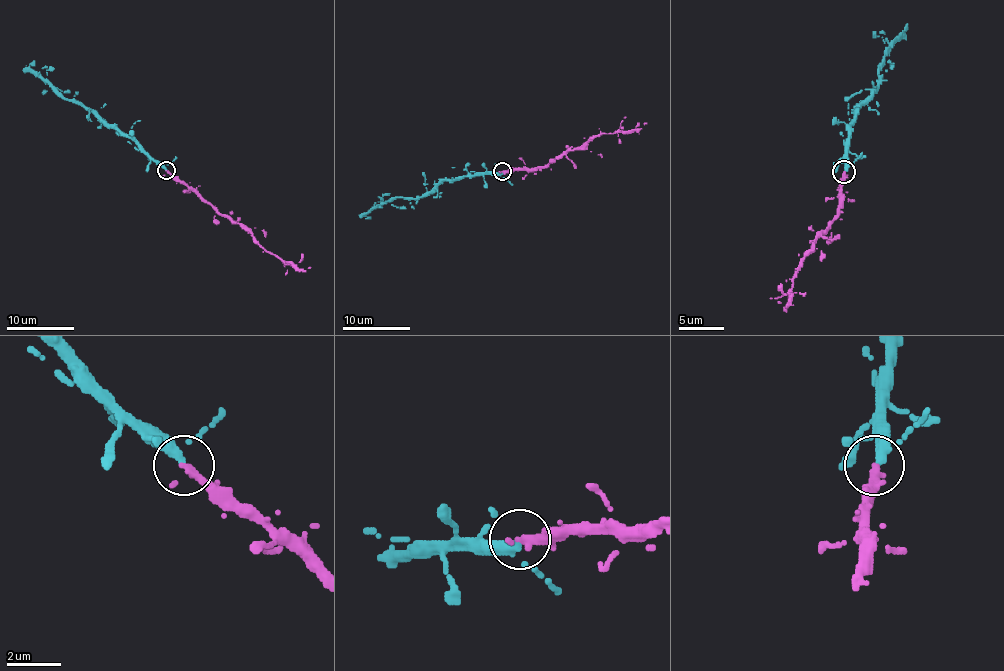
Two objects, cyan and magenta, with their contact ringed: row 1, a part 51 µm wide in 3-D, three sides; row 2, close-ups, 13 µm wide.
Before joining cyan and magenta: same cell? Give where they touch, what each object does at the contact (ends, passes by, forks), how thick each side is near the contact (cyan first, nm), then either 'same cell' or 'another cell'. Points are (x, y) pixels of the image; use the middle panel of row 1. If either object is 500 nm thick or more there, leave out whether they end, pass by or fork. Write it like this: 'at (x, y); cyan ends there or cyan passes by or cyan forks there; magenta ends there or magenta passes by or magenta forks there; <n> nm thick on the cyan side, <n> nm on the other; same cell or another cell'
at (502, 171); cyan passes by; magenta ends there; 240 nm thick on the cyan side, 320 nm on the other; same cell

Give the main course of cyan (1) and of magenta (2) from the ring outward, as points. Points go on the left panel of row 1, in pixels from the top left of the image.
1: (167, 170), (130, 138), (104, 125), (91, 111), (56, 93), (29, 66), (34, 61)
2: (167, 170), (220, 214), (229, 215), (242, 225), (267, 251), (306, 271), (311, 267)

